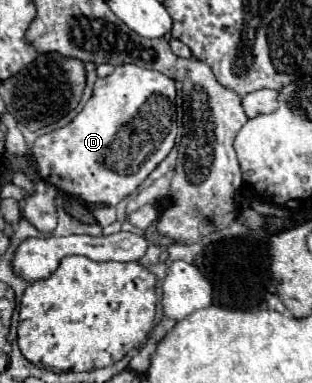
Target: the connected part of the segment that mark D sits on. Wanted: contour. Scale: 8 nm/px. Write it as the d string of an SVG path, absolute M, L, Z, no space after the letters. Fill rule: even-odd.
M138 65L116 67L112 75L96 79L92 97L68 125L36 139L36 143L30 149L30 155L36 161L38 173L50 185L86 203L100 203L112 207L118 205L124 197L128 197L140 187L140 183L174 147L176 123L172 119L170 99L176 99L174 81L162 75L160 71L142 69Z

